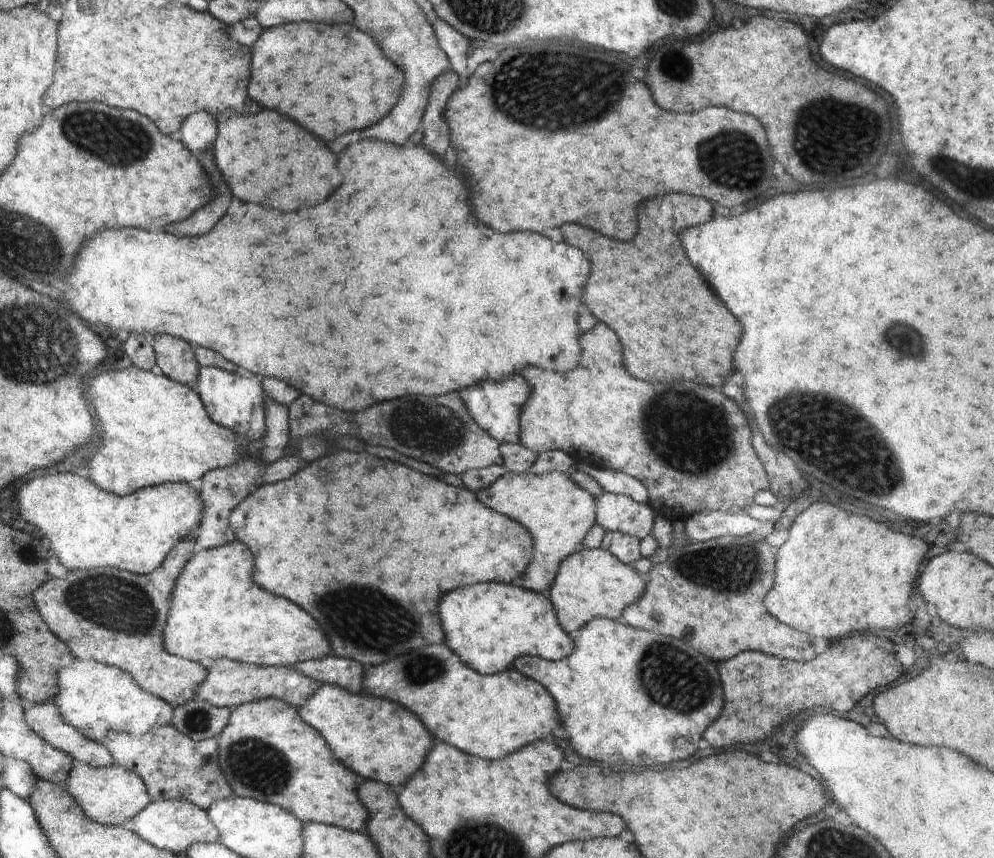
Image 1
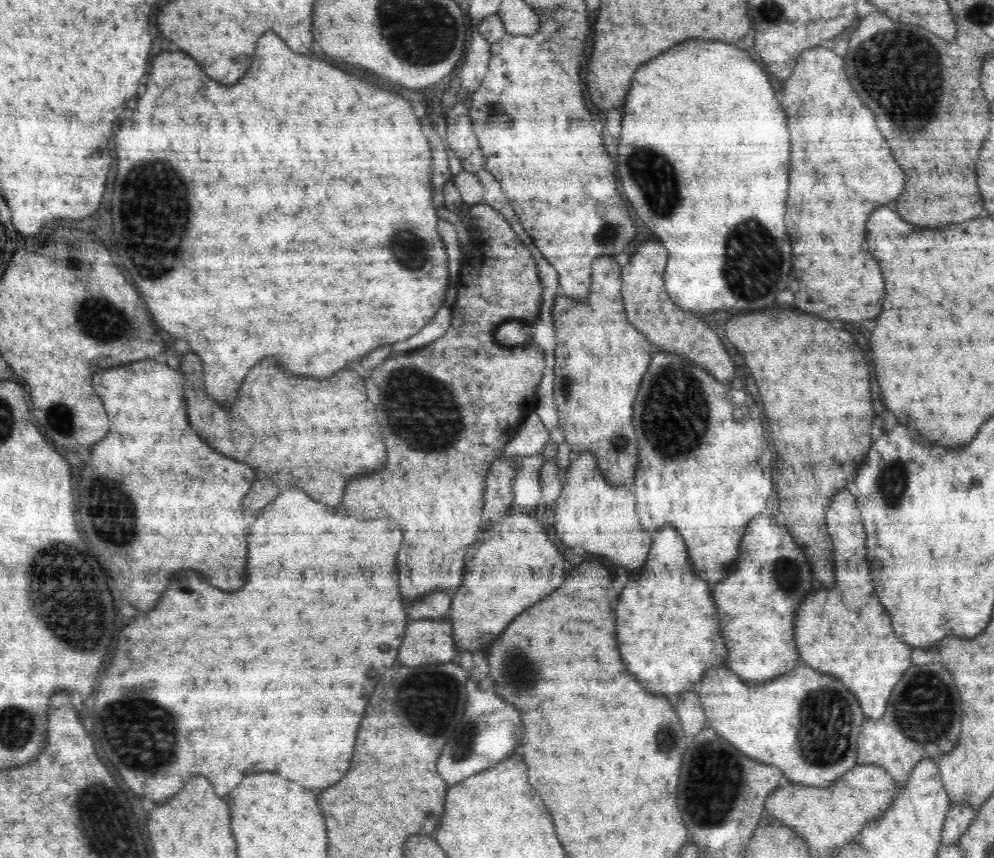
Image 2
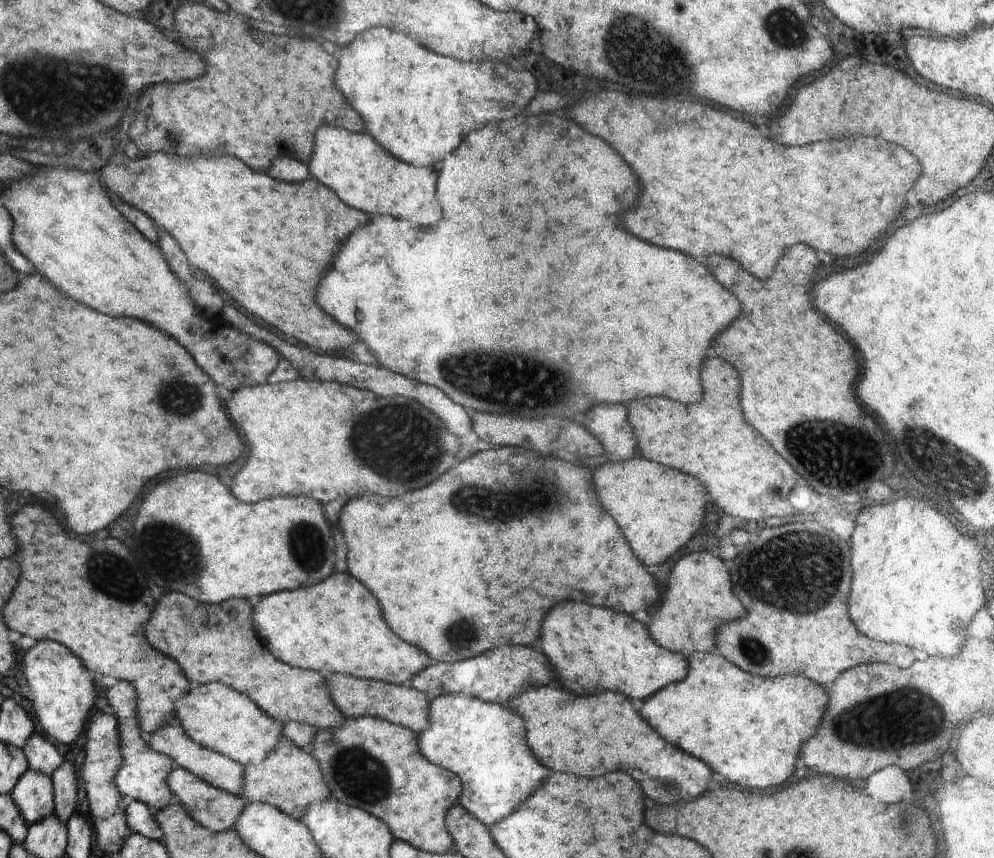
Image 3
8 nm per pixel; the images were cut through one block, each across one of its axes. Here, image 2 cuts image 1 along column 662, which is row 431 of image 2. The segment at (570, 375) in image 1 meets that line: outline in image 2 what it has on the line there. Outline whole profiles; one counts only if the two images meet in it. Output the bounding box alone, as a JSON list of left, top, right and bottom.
[344,181,545,600]

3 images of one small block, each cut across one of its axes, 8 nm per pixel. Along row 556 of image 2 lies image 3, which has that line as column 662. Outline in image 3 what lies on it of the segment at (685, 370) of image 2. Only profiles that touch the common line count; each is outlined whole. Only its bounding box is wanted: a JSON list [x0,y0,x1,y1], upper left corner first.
[642,651,829,788]

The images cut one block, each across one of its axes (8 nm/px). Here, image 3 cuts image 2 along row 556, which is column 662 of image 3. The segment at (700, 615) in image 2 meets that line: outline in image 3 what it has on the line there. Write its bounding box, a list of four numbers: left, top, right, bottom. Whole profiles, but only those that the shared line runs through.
[540,602,689,700]

